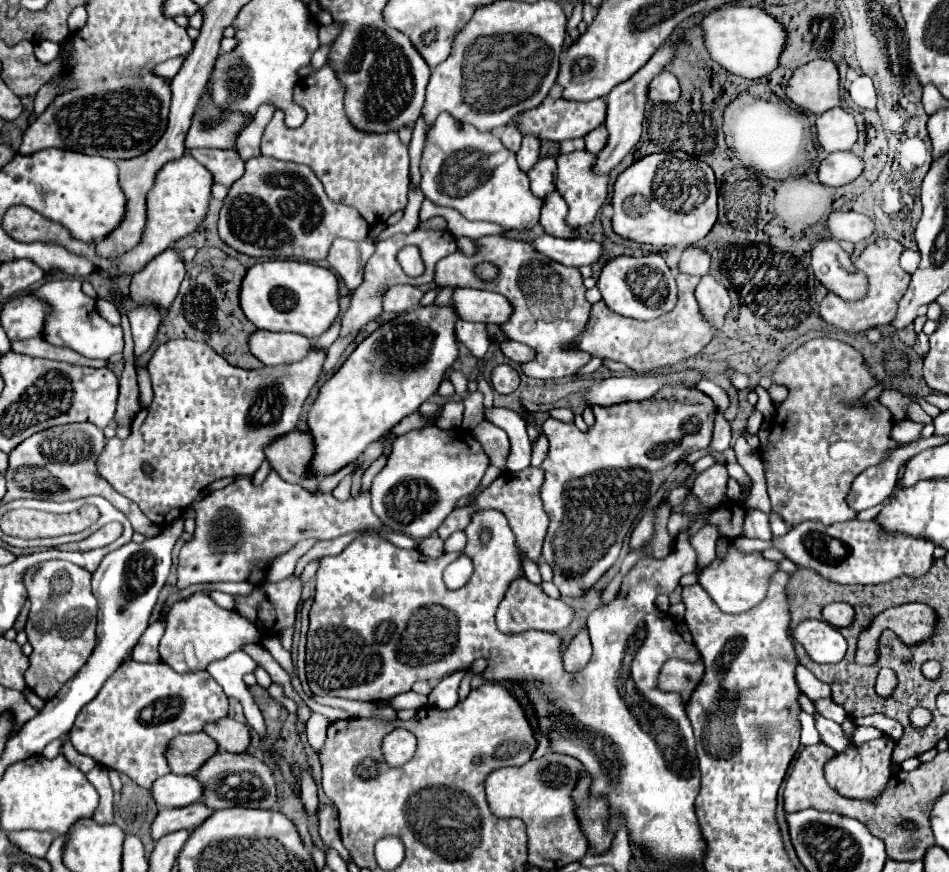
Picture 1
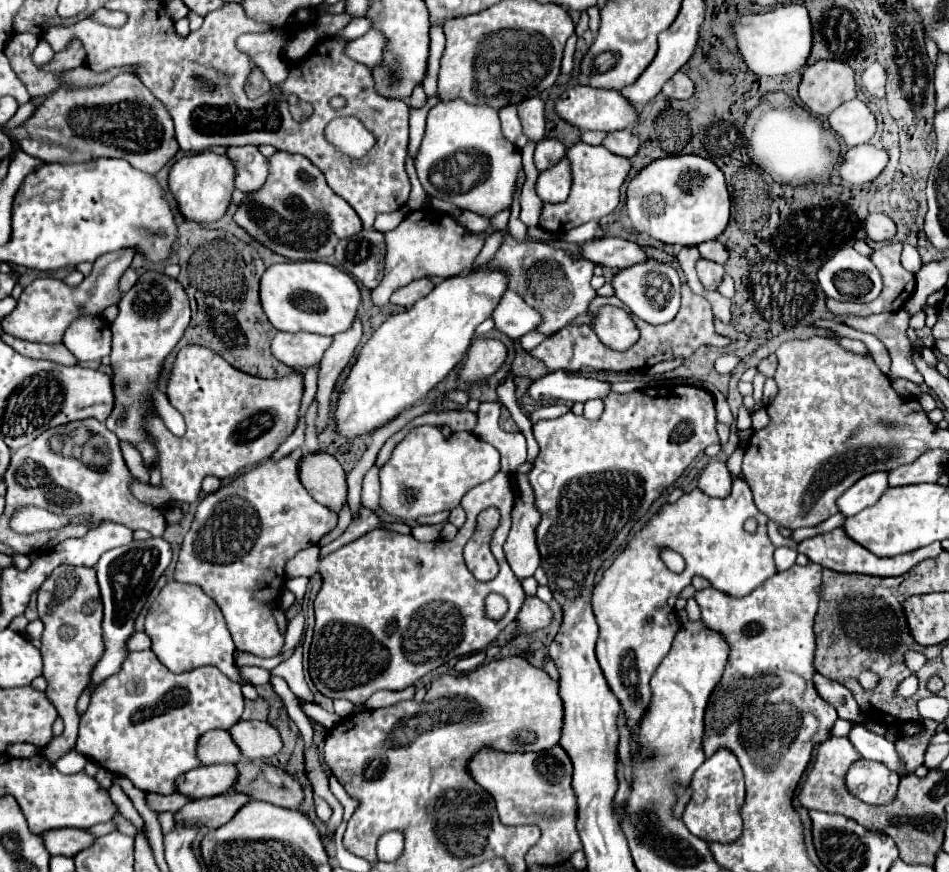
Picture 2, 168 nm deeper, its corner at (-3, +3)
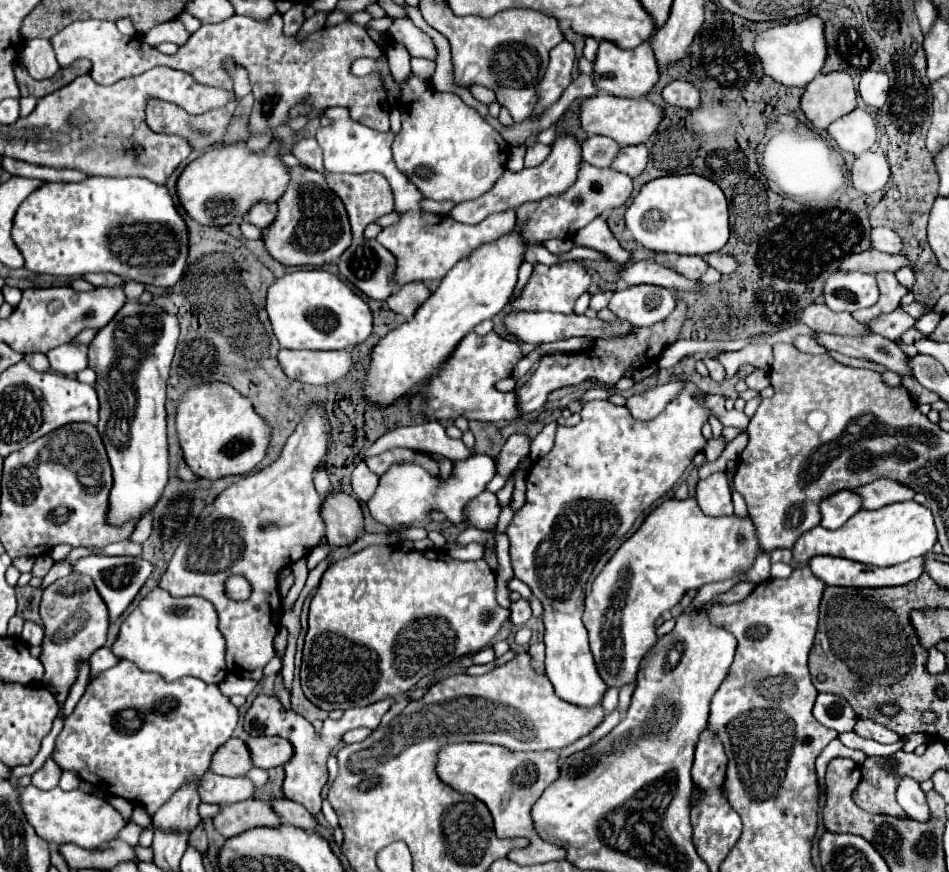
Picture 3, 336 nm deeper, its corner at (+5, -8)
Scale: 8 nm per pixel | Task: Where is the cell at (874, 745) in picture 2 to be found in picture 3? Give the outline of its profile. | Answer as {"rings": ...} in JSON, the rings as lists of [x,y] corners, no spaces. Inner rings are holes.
{"rings":[[[907,775],[897,777],[897,803],[901,805],[901,809],[917,821],[927,821],[929,817],[929,809],[927,809],[927,801],[925,801],[925,793],[919,789],[919,783]]]}

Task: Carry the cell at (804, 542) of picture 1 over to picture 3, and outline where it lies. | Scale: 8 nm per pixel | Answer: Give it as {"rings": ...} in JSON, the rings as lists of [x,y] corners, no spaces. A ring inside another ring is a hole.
{"rings":[[[817,555],[809,559],[809,567],[815,577],[819,577],[825,585],[841,585],[841,587],[895,587],[915,581],[925,571],[925,557],[909,559],[907,563],[899,563],[893,567],[871,567],[861,565],[851,559]]]}

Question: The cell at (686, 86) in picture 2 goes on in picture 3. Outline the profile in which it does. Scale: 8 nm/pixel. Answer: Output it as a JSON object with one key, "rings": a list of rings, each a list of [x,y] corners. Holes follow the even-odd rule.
{"rings":[[[671,81],[661,95],[663,101],[673,107],[683,107],[683,109],[699,107],[699,91],[687,81]]]}

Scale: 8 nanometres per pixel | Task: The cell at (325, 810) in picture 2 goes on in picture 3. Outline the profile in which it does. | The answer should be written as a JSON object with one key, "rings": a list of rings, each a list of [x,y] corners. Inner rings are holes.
{"rings":[[[259,695],[253,701],[253,705],[249,707],[249,711],[245,715],[245,721],[243,721],[243,727],[245,727],[245,731],[249,735],[251,733],[277,735],[277,737],[285,737],[293,745],[293,757],[283,765],[283,769],[287,773],[285,783],[283,783],[283,793],[285,793],[287,799],[301,803],[311,815],[317,815],[321,811],[321,789],[327,783],[327,767],[325,767],[325,763],[327,763],[329,751],[333,747],[337,747],[339,741],[341,741],[341,735],[351,731],[351,729],[357,729],[357,727],[377,729],[379,723],[381,723],[381,717],[387,713],[391,703],[395,703],[395,701],[379,701],[379,703],[367,705],[363,709],[347,709],[343,713],[343,717],[337,719],[337,721],[325,719],[323,721],[323,729],[321,729],[321,737],[317,737],[313,725],[307,719],[303,719],[301,715],[297,715],[293,711],[285,711],[283,705],[275,697]]]}

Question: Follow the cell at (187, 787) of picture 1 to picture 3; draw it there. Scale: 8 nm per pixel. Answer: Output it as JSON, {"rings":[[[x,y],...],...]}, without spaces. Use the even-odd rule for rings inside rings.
{"rings":[[[209,771],[207,777],[199,781],[197,789],[203,803],[231,805],[243,799],[251,799],[255,785],[247,777],[223,777]]]}

